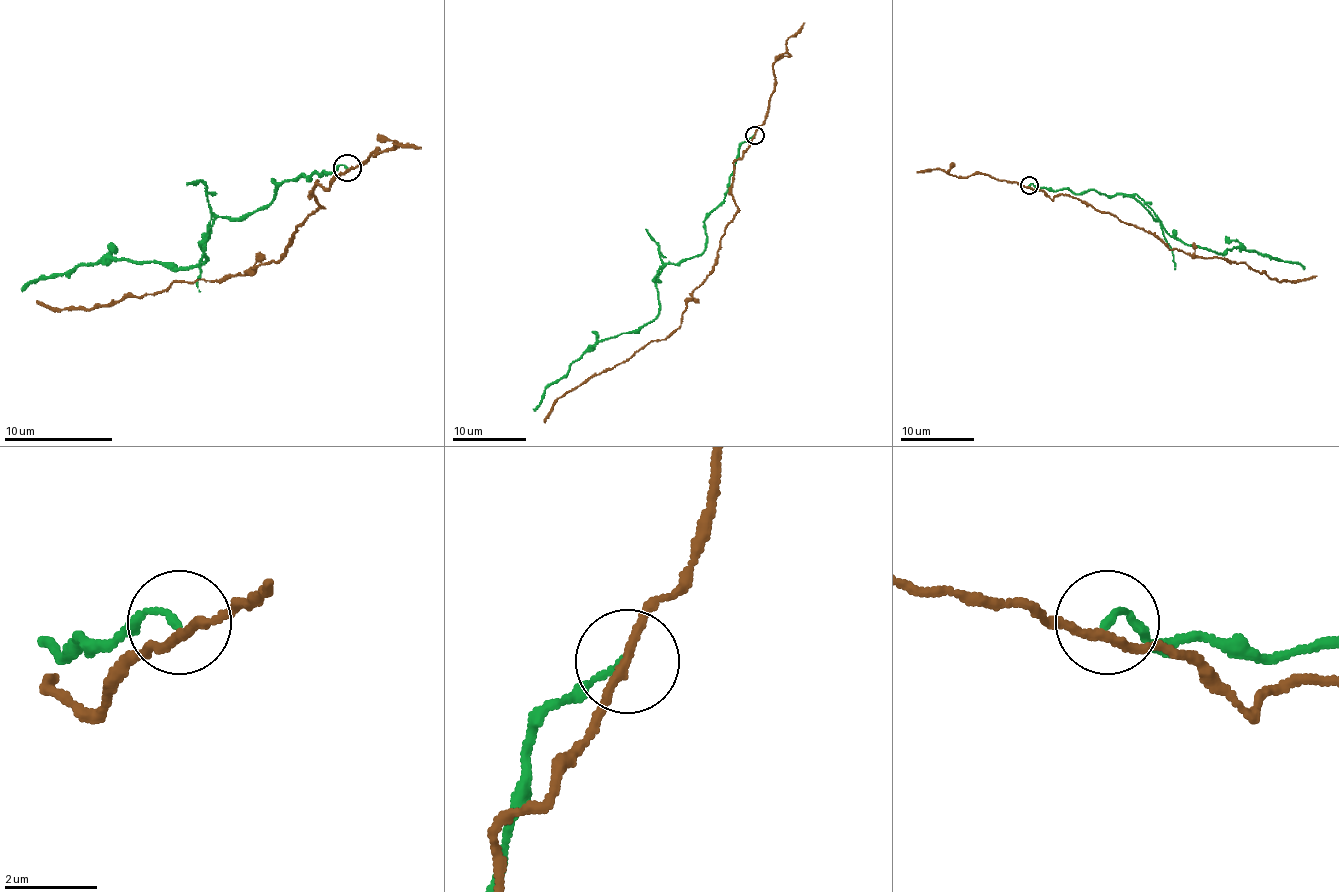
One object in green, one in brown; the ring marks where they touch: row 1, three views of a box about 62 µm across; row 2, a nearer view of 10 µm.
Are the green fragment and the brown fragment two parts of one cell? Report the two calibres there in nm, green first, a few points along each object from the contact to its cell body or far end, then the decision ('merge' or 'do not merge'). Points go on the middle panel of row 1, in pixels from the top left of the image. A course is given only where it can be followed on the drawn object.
calibres 160 and 160 nm; course green (755, 136), (740, 145), (729, 191), (705, 217), (707, 247), (662, 267), (655, 317), (590, 346), (533, 411); course brown (755, 134), (733, 163), (736, 215), (723, 230), (718, 263), (692, 293), (681, 324), (566, 391), (544, 422); do not merge

